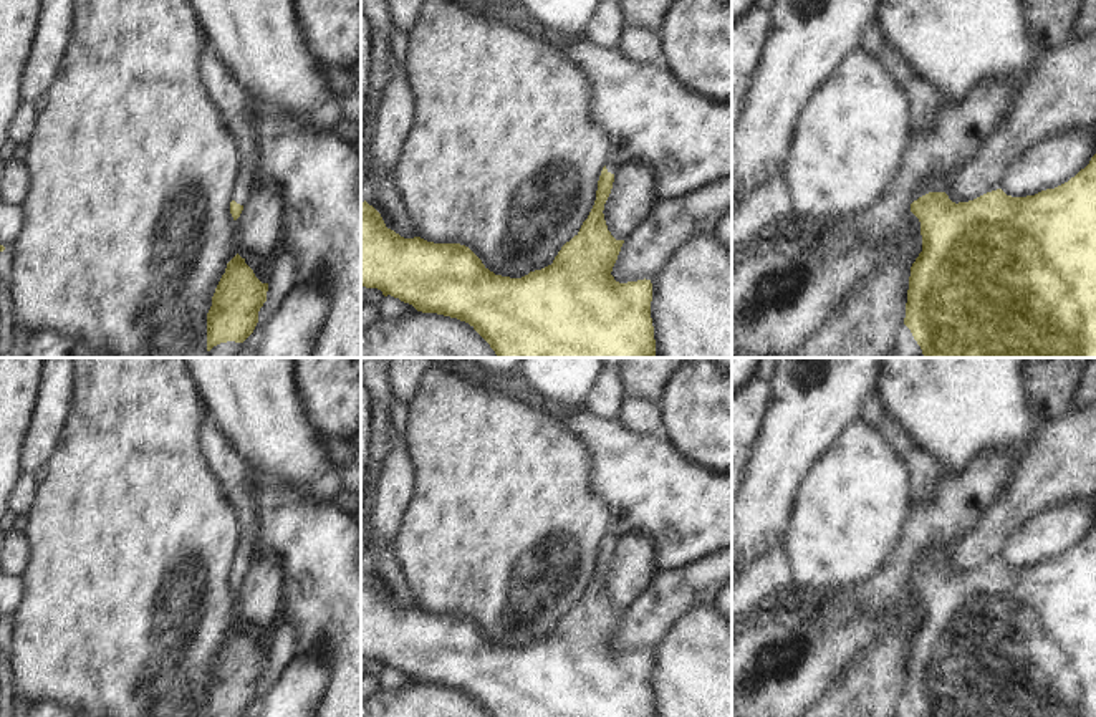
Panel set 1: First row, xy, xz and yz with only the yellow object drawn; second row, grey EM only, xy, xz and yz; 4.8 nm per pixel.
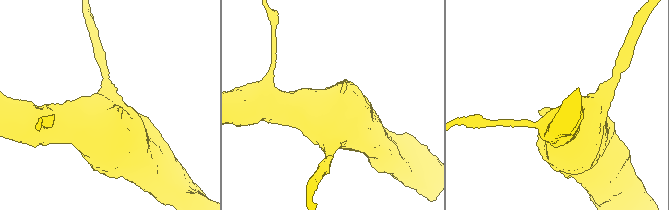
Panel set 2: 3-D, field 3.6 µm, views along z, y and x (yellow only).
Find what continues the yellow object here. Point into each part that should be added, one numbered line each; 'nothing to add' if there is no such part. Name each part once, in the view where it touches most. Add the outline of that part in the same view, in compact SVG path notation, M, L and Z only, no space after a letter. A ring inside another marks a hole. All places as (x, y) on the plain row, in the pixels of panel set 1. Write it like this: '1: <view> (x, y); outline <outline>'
1: yz (932, 555); outline M932 546L925 551L921 553L919 556L919 565L914 571L917 571L919 568L929 565L929 563L944 563L945 561L945 555L939 546Z

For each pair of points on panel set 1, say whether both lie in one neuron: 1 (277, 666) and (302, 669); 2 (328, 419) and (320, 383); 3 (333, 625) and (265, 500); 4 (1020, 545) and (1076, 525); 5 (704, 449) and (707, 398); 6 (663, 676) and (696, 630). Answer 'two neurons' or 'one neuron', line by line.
1: two neurons
2: one neuron
3: one neuron
4: one neuron
5: one neuron
6: one neuron

